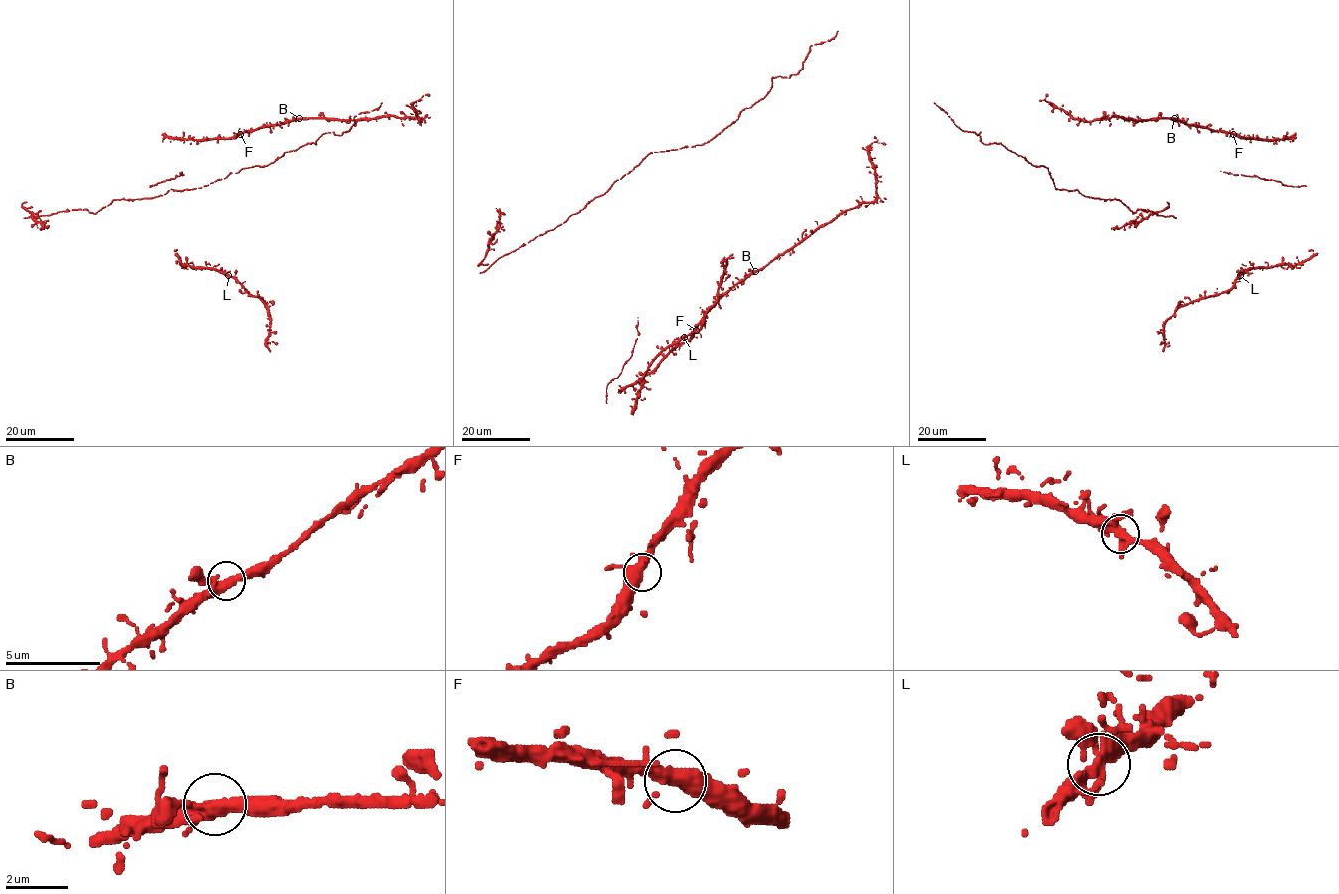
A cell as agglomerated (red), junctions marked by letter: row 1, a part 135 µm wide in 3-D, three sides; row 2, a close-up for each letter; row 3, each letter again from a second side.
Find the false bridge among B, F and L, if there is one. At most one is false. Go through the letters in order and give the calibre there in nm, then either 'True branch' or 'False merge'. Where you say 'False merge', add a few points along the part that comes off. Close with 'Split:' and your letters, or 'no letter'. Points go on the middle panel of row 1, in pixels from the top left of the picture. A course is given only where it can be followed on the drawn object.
B: Thickness 320 nm. True branch
F: Thickness 360 nm. True branch
L: Thickness 380 nm. True branch
Split: no letter

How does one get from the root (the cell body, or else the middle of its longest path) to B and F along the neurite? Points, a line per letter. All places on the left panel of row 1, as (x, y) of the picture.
B: (259, 128), (299, 118)
F: (259, 128), (240, 134)

